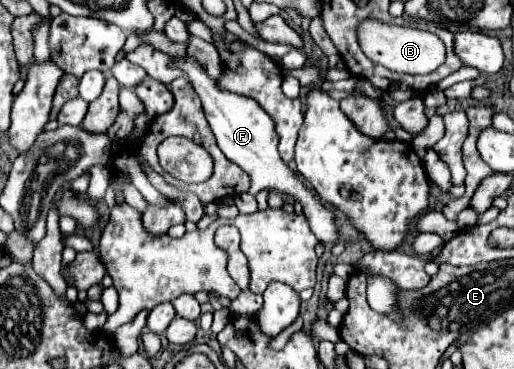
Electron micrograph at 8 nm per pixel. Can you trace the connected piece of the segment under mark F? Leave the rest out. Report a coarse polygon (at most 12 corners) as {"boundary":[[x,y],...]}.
{"boundary":[[189,56],[175,66],[199,94],[223,154],[263,188],[301,202],[313,234],[337,240],[333,214],[277,152],[253,98],[221,92]]}

